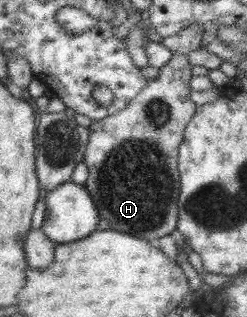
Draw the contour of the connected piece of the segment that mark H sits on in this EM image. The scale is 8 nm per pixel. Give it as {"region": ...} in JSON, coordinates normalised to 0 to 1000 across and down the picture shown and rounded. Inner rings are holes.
{"region":[[[696,167],[680,196],[648,215],[636,243],[595,249],[583,278],[547,309],[534,309],[534,319],[466,360],[372,382],[352,404],[356,442],[332,508],[352,530],[352,562],[348,580],[332,584],[364,606],[360,615],[397,662],[397,681],[437,700],[445,726],[628,767],[648,748],[688,741],[713,716],[717,470],[794,334],[765,309],[765,259],[777,243],[769,215],[753,174]]]}

